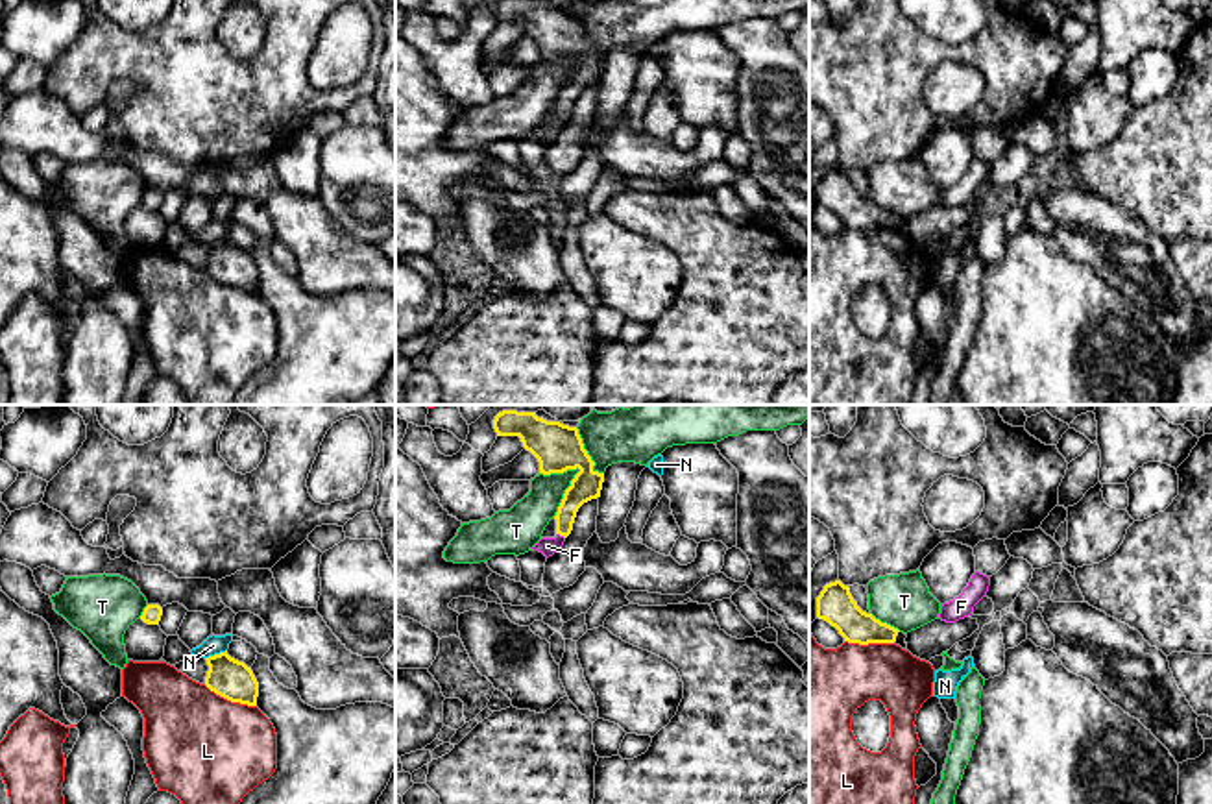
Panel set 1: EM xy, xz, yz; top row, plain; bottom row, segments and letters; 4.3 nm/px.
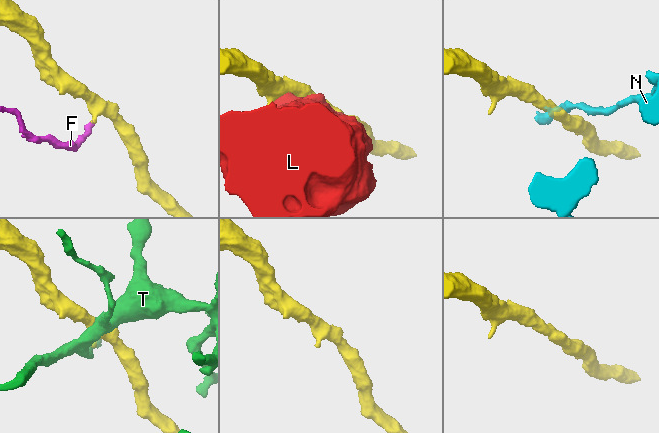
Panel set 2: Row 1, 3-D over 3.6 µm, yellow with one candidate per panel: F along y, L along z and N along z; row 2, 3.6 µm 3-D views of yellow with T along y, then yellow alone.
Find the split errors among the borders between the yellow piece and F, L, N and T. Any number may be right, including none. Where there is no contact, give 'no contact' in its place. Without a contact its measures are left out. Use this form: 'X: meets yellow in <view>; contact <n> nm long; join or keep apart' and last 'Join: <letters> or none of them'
F: meets yellow in xz; contact 50 nm long; join
L: meets yellow in xy; contact 260 nm long; keep apart
N: meets yellow in xy; contact 100 nm long; keep apart
T: meets yellow in xz; contact 240 nm long; keep apart
Join: F

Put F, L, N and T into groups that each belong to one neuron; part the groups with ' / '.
F / L / N / T

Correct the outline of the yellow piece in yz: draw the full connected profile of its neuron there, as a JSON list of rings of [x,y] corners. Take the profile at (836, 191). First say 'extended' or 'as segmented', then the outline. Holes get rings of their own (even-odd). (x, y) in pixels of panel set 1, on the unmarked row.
as segmented; [[[841,166],[824,172],[817,183],[817,203],[828,207],[848,229],[894,229],[898,214],[863,198]]]

